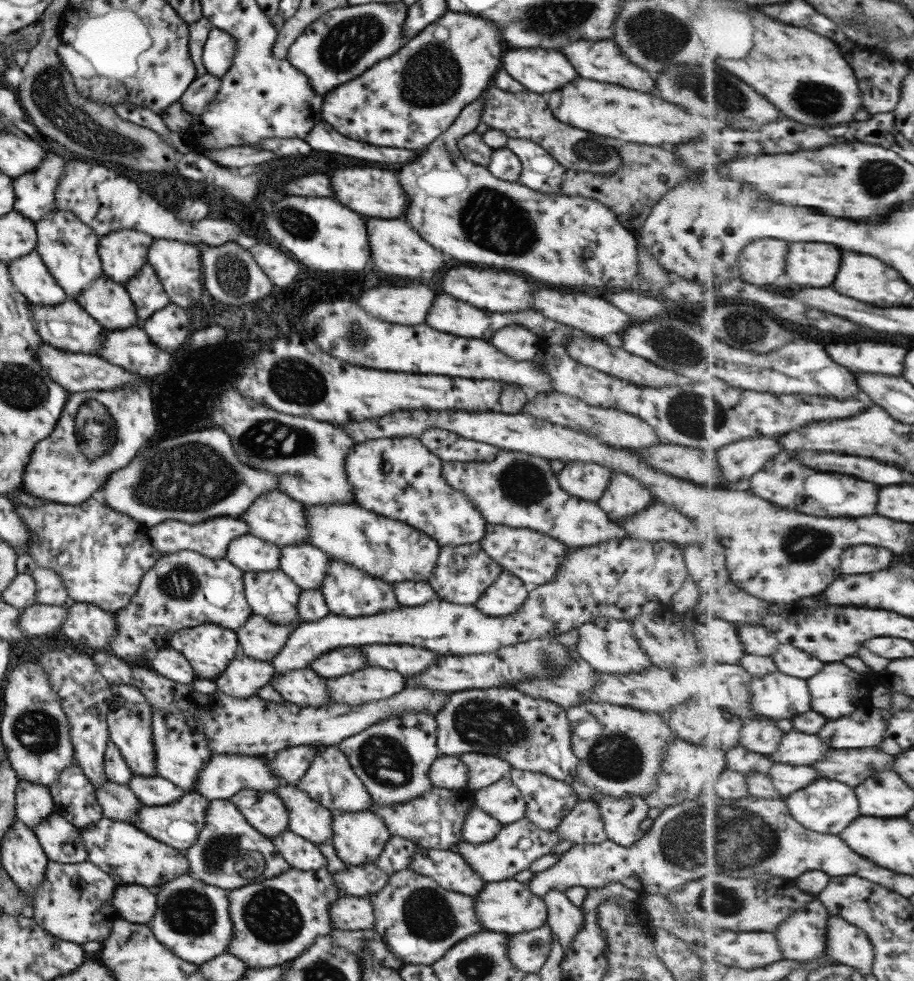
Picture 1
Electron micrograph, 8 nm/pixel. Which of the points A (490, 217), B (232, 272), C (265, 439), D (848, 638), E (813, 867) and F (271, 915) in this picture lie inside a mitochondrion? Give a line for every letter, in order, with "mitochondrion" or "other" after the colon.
A: mitochondrion
B: mitochondrion
C: mitochondrion
D: other
E: other
F: mitochondrion

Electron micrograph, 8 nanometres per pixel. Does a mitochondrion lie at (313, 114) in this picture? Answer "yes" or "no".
no

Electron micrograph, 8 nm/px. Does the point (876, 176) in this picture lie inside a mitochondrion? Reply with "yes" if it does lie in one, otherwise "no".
yes

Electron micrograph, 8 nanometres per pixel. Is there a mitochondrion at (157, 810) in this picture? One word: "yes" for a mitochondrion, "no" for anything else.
no

